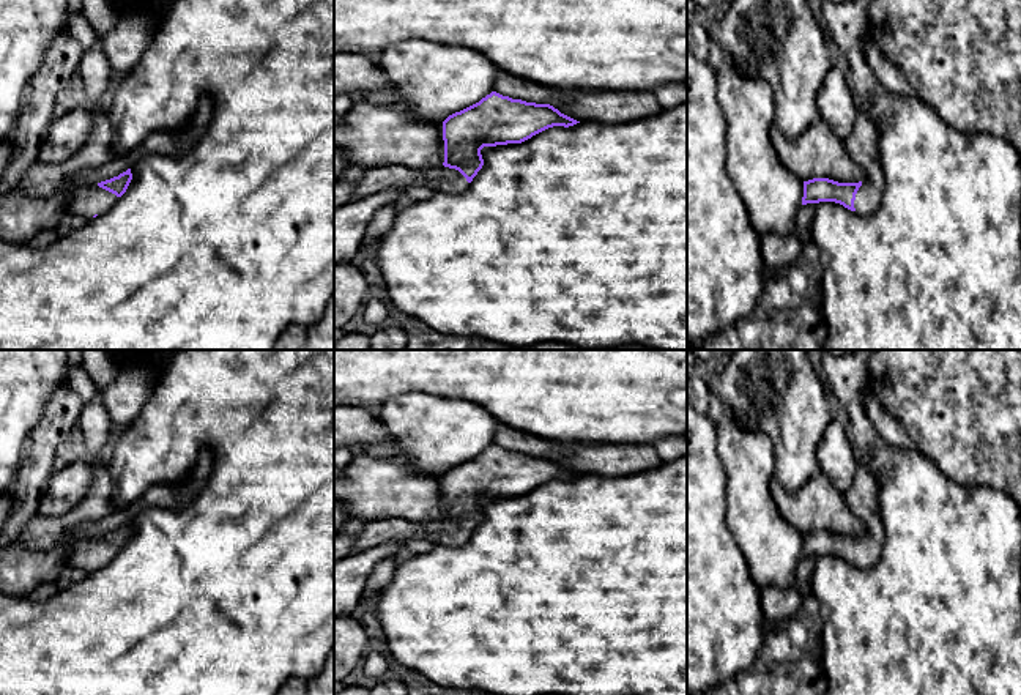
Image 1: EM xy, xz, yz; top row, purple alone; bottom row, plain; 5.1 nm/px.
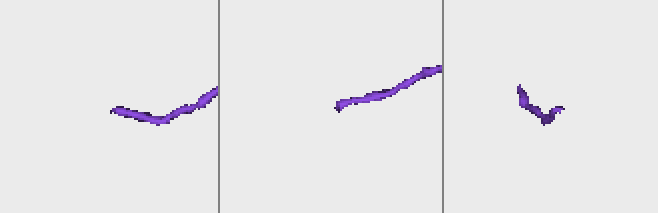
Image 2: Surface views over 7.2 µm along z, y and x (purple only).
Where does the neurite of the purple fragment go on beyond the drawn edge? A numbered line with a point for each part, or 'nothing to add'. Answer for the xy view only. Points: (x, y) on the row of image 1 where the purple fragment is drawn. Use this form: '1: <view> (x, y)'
1: xy (84, 199)

